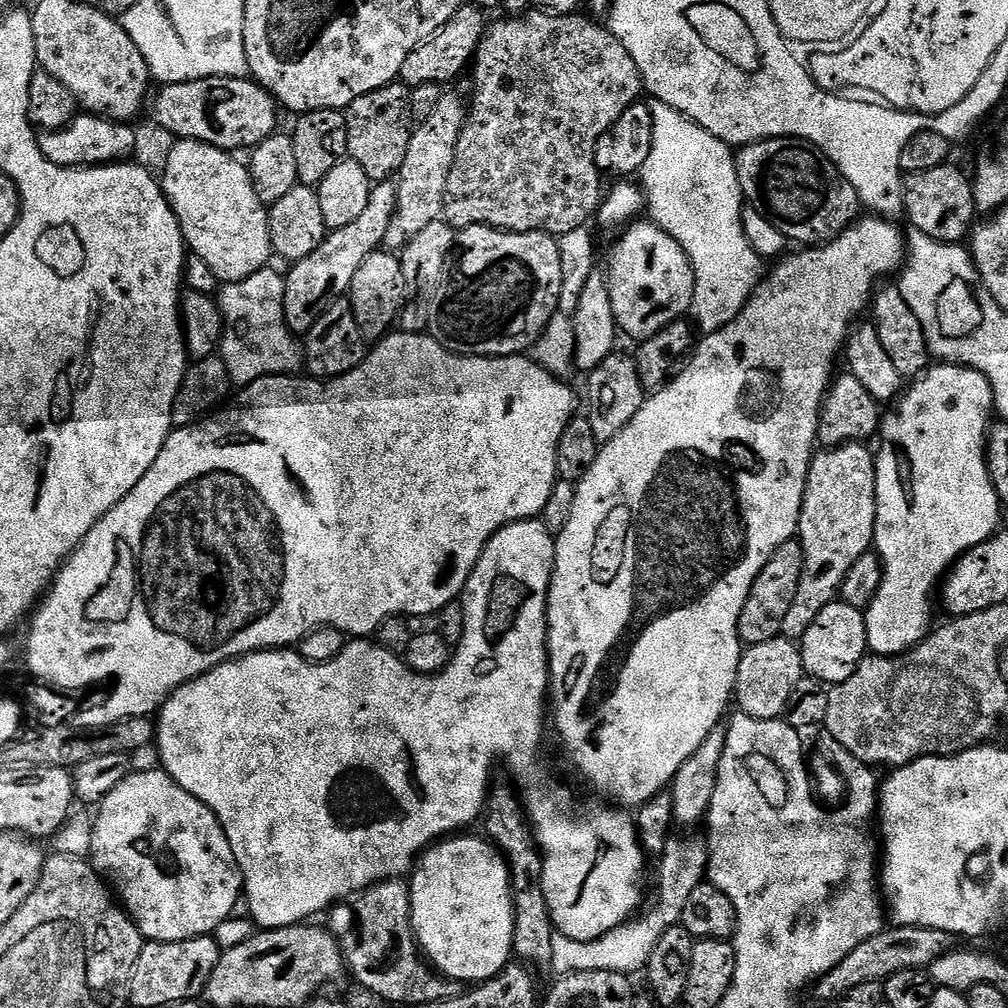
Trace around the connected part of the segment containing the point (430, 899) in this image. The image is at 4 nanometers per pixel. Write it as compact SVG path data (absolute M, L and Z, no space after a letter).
M453 834L429 847L417 859L410 873L410 887L412 890L412 932L416 936L416 943L420 945L420 951L426 957L429 964L449 980L459 982L464 986L472 986L477 982L492 980L500 975L508 967L513 959L512 935L514 934L514 906L512 905L512 883L508 877L508 870L504 863L504 857L496 851L495 847L487 839L476 836L464 836L468 834Z

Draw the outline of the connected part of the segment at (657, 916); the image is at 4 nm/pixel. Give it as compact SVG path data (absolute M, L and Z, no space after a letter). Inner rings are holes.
M676 834L666 842L664 853L658 860L660 873L656 876L656 901L653 902L652 908L643 909L639 919L610 930L600 940L575 940L556 935L552 949L551 971L556 972L557 977L569 976L571 972L610 970L633 974L632 972L638 971L639 968L640 971L647 969L650 954L654 954L654 946L658 946L658 938L662 938L666 930L680 923L682 909L686 906L690 894L700 884L705 883L708 875L707 843L701 837L699 840L698 837L692 836L696 834L680 835L684 836Z

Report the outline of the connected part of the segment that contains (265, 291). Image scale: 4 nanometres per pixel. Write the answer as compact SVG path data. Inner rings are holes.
M267 267L242 282L225 284L219 289L218 303L224 319L219 355L226 362L233 385L247 386L264 376L291 376L304 368L301 341L286 326L284 282L281 273Z

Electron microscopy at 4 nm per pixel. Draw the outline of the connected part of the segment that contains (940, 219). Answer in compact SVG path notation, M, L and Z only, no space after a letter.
M955 162L904 176L904 216L915 231L943 244L964 244L978 220L974 184Z

